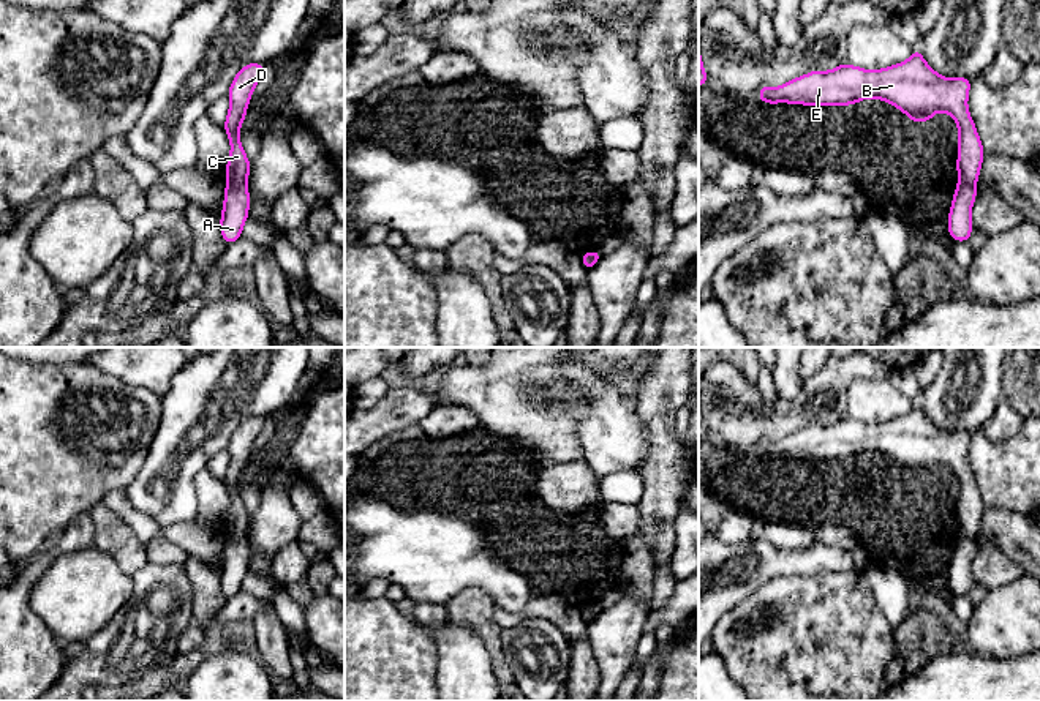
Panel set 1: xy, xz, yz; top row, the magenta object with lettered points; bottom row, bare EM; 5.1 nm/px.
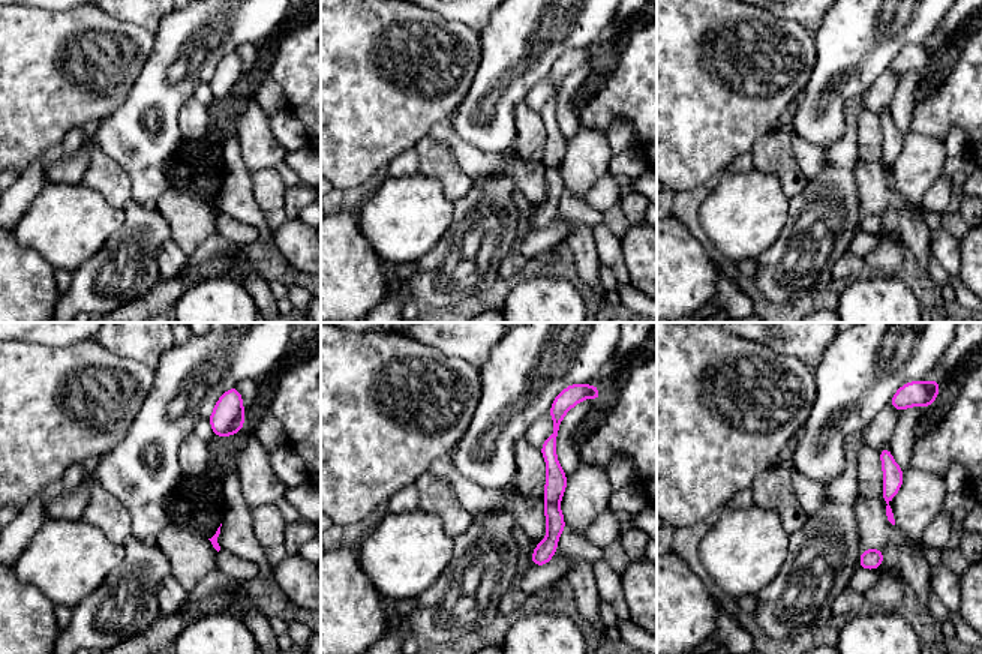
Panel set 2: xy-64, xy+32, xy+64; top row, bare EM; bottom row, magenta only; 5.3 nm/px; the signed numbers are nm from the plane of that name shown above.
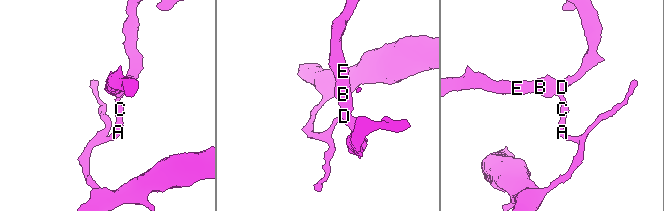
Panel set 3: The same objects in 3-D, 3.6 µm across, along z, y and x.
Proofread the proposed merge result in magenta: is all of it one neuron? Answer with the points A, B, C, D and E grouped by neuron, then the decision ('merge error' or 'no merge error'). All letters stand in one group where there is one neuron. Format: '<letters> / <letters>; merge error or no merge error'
A / B C D E; merge error

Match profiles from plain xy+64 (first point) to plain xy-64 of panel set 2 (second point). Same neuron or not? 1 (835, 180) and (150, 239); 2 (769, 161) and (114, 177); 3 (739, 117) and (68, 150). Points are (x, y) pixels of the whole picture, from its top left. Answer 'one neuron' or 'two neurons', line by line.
1: one neuron
2: one neuron
3: two neurons

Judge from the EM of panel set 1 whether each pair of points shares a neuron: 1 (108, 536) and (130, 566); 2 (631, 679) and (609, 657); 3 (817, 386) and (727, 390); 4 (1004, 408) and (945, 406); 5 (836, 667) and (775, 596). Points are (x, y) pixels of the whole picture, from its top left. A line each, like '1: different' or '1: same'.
1: same
2: different
3: same
4: different
5: same

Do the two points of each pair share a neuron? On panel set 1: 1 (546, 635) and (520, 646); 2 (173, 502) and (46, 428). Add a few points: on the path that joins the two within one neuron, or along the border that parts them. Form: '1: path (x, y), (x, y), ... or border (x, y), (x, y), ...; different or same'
1: path (539, 641), (535, 646), (527, 646); same
2: border (149, 446), (149, 453), (141, 469), (125, 488); different

